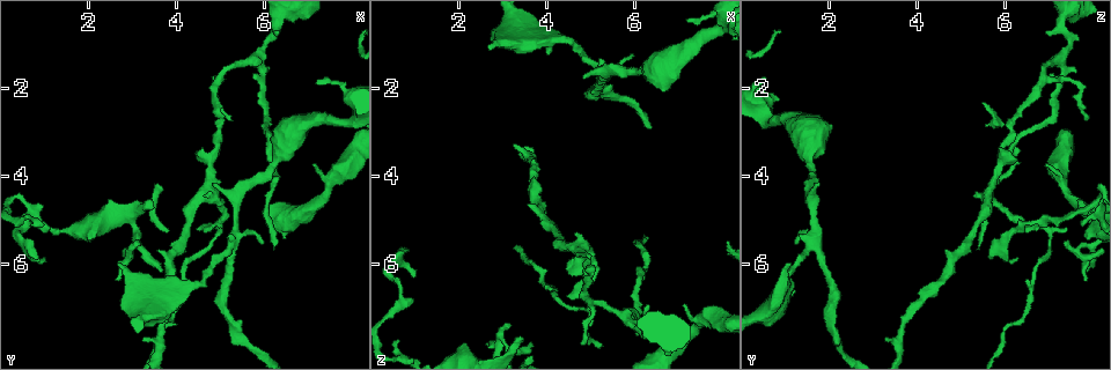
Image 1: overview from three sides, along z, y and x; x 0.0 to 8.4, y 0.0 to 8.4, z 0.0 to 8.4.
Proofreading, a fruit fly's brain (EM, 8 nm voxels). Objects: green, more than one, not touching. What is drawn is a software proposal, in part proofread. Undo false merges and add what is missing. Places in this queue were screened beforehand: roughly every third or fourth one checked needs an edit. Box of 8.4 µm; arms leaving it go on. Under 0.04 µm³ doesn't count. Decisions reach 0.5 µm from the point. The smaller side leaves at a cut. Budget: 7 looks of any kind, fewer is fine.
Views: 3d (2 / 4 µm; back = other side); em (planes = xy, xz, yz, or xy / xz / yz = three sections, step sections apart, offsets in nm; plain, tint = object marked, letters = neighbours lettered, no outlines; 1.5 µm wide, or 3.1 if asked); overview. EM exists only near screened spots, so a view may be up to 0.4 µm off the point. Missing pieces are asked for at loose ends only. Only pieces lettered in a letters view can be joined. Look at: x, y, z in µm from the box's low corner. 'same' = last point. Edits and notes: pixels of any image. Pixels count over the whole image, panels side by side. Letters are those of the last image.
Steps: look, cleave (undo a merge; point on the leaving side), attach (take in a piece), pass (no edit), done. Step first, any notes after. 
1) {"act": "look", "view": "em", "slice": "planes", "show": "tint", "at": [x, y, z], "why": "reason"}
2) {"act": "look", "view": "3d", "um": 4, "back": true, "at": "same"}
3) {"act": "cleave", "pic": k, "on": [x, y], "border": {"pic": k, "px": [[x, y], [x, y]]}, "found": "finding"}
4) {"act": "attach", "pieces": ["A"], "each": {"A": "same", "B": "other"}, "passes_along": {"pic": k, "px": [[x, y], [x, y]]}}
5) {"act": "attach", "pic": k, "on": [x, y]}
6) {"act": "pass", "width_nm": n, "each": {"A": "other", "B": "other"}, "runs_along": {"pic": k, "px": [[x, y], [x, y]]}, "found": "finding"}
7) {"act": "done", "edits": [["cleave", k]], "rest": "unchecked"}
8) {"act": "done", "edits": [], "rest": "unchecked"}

{"act": "look", "view": "em", "slice": "planes", "show": "tint", "at": [4.95, 5.30, 7.05]}

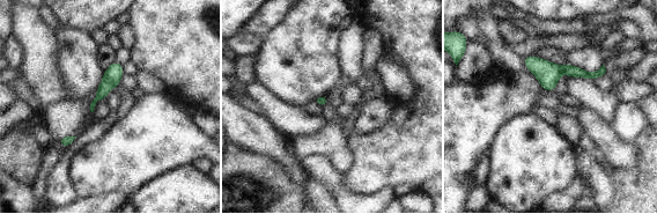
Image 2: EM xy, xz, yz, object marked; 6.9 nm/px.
{"act": "look", "view": "em", "slice": "planes", "show": "letters", "at": "same"}

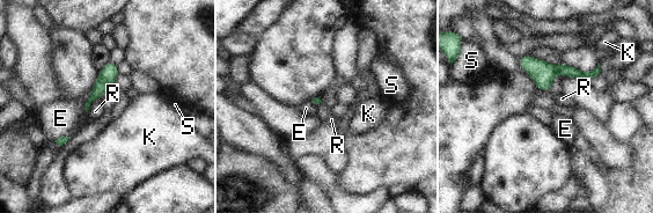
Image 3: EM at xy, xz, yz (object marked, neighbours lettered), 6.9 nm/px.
{"act": "pass", "width_nm": 70, "each": {"E": "other", "K": "other", "R": "other", "S": "other"}, "border": {"pic": 3, "px": [[92, 90], [85, 104], [86, 112]]}, "found": "all the same neuron"}

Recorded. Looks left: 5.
{"act": "look", "view": "em", "slice": "planes", "show": "letters", "at": [3.40, 4.55, 7.75], "why": "an open end"}

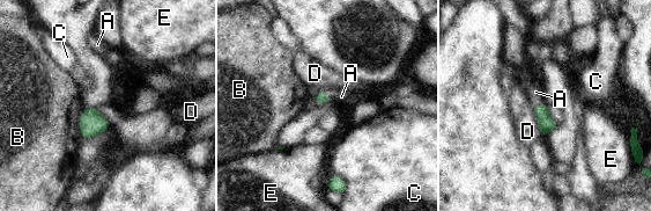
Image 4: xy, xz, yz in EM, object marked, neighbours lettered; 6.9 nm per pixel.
{"act": "attach", "pieces": ["A"], "each": {"A": "same", "B": "other", "C": "other", "D": "other", "E": "other"}, "passes_along": {"pic": 4, "px": [[322, 97], [327, 96], [341, 96]]}, "found": "the neuron continues"}

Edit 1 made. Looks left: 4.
{"act": "look", "view": "3d", "um": 4, "at": [6.25, 5.60, 5.40], "why": "branch stops here"}

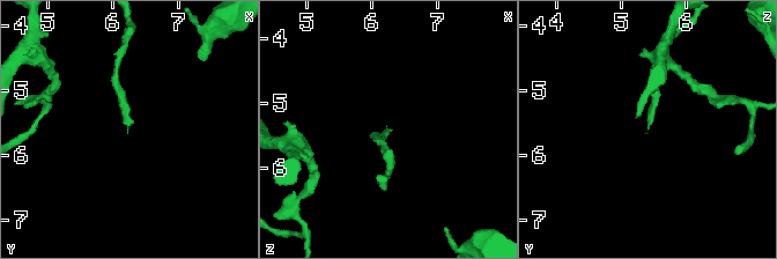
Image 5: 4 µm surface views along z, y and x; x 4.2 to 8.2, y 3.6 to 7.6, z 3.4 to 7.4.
{"act": "look", "view": "em", "slice": "yz", "step": 4, "show": "letters", "at": [6.25, 5.65, 5.40], "why": "now the EM"}

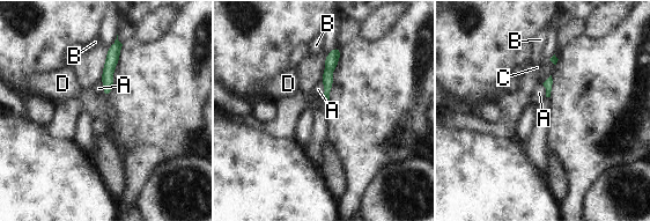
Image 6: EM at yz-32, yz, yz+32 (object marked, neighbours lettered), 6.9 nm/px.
{"act": "pass", "longest_contact_nm": ["C", 240], "each": {"A": "other", "B": "other", "C": "other", "D": "other"}, "found": "none of them fits"}

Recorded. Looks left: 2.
{"act": "done", "edits": [["attach", 4]], "rest": "unchecked"}

